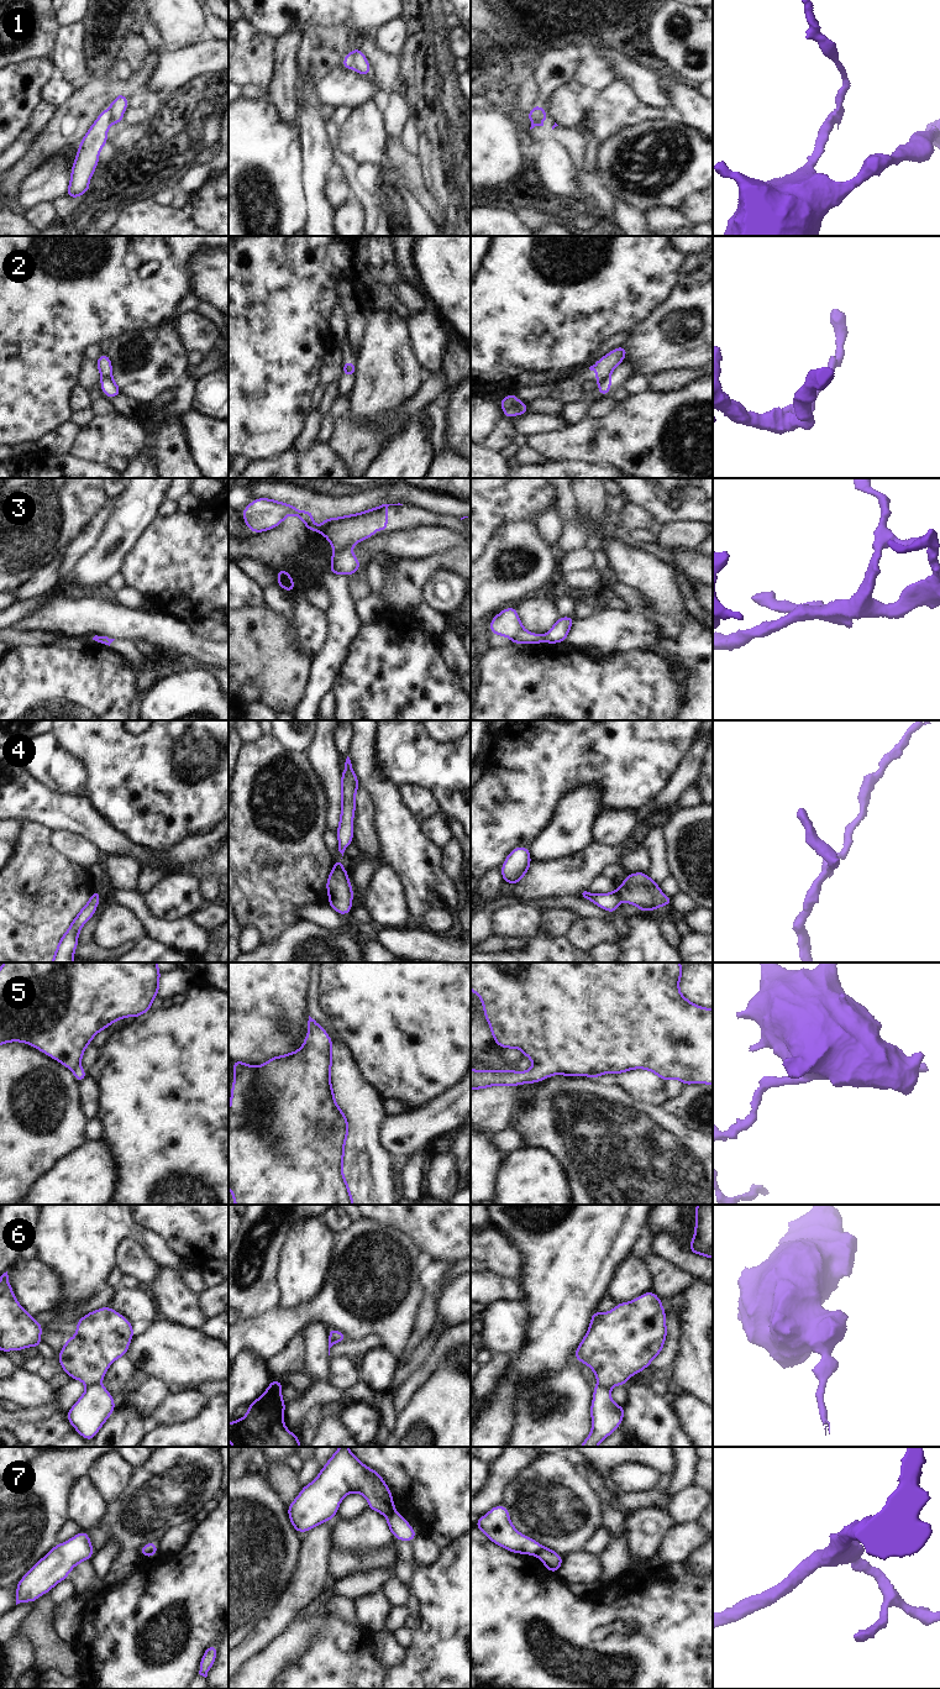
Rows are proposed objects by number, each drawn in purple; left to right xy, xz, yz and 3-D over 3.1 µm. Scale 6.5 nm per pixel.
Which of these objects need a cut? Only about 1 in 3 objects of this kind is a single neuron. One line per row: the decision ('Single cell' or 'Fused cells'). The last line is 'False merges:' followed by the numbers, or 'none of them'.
1: Fused cells
2: Fused cells
3: Fused cells
4: Fused cells
5: Single cell
6: Fused cells
7: Fused cells
False merges: 1, 2, 3, 4, 6, 7

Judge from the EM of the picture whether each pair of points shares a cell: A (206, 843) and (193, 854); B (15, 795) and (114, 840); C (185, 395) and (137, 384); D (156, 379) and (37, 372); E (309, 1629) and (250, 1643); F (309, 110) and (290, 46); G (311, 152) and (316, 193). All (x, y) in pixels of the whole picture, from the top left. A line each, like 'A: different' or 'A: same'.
A: same
B: same
C: different
D: different
E: different
F: different
G: same

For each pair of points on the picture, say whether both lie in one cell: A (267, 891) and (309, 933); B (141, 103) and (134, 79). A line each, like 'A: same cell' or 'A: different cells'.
A: different cells
B: different cells

